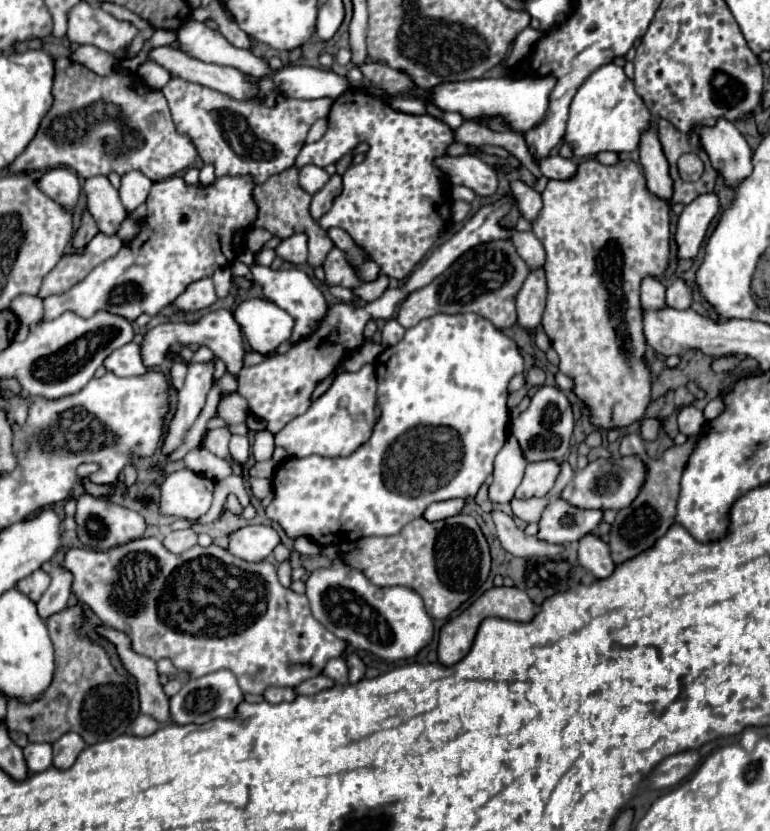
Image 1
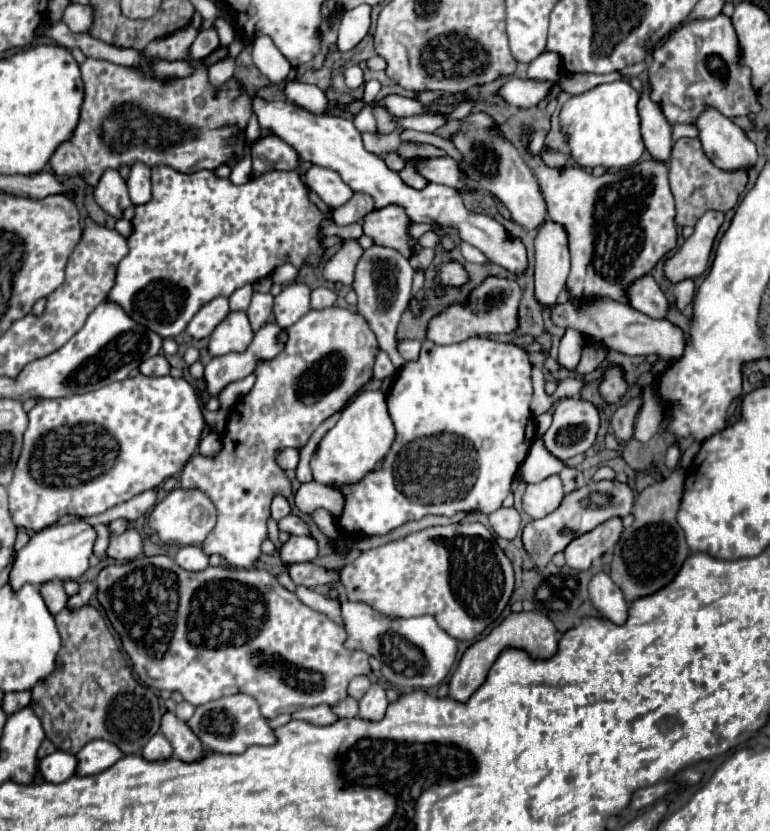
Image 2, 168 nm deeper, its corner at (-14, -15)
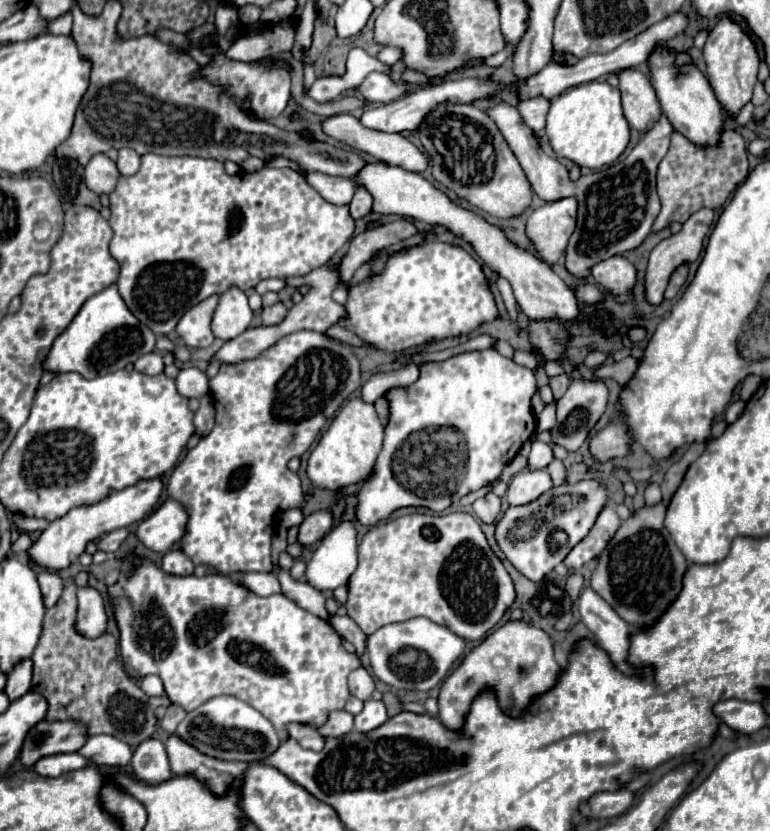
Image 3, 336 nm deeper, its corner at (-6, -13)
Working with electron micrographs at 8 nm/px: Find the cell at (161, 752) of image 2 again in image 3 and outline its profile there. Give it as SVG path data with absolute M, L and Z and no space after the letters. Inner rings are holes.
M146 739L144 743L140 743L130 765L134 767L136 777L148 785L158 785L172 779L164 743L158 739Z

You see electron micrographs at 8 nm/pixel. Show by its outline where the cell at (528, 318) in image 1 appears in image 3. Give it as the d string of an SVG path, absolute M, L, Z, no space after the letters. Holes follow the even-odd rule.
M564 197L560 201L548 201L528 217L526 233L540 251L542 259L556 263L566 251L568 239L576 227L578 201L576 197Z

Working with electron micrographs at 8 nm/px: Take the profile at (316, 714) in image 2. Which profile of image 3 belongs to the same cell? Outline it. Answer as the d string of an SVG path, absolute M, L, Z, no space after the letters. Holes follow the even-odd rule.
M332 711L326 725L322 725L318 731L324 737L344 737L354 729L354 715L348 711Z

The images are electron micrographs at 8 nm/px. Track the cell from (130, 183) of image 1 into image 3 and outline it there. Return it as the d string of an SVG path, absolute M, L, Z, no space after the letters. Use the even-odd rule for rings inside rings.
M124 147L124 149L118 151L116 165L118 165L118 171L122 175L134 175L140 169L140 155L134 149Z

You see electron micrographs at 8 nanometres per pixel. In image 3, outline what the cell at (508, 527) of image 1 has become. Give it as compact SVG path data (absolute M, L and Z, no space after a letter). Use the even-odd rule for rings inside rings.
M492 491L480 499L476 499L472 503L472 509L474 513L484 521L484 523L496 523L502 515L502 509L500 509L500 497L496 497Z

